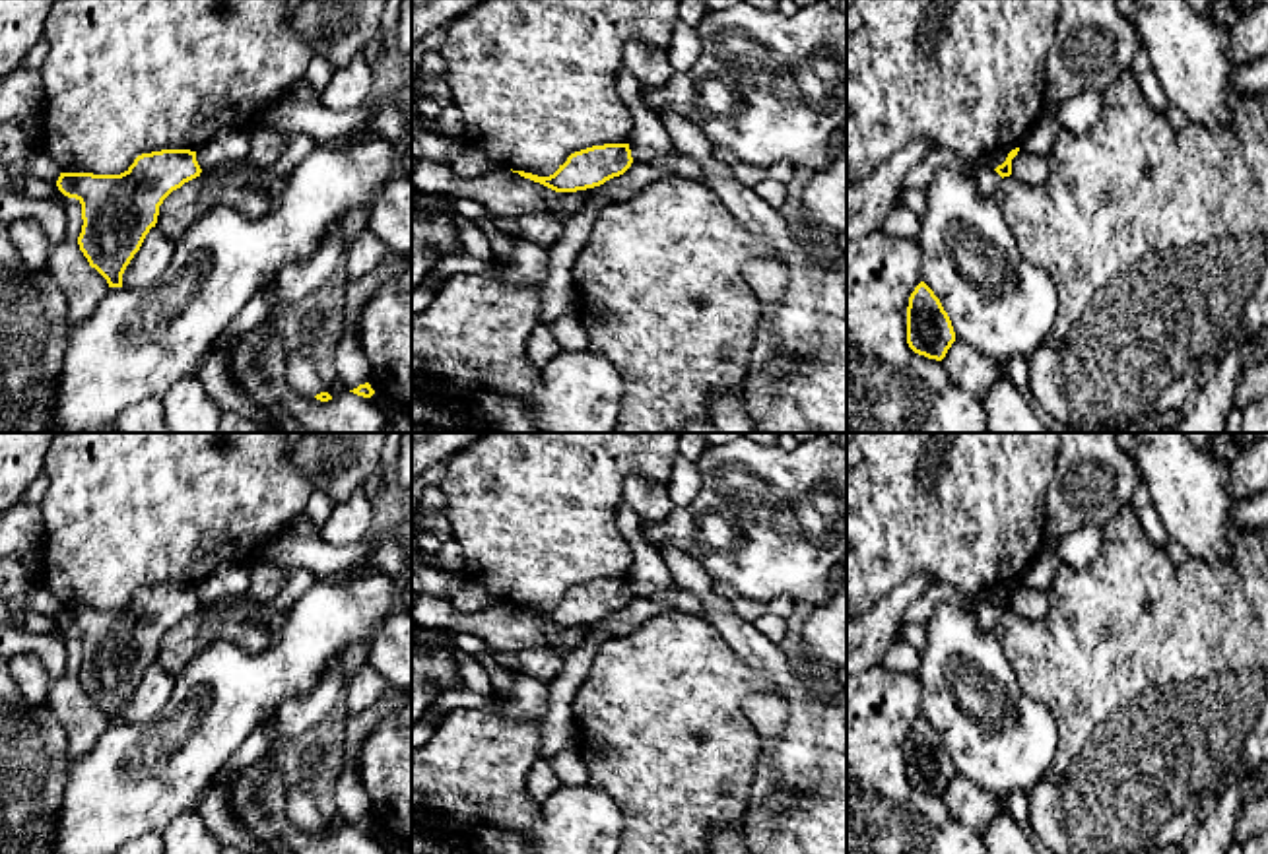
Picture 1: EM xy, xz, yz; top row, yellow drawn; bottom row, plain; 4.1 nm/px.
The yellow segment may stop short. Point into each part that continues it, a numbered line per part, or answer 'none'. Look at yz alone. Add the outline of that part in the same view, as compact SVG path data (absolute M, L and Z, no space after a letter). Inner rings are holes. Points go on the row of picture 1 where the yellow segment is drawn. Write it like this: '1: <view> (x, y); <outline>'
none

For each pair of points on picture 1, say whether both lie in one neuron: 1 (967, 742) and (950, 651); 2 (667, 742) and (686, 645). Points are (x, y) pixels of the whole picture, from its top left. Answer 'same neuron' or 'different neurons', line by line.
1: same neuron
2: same neuron

